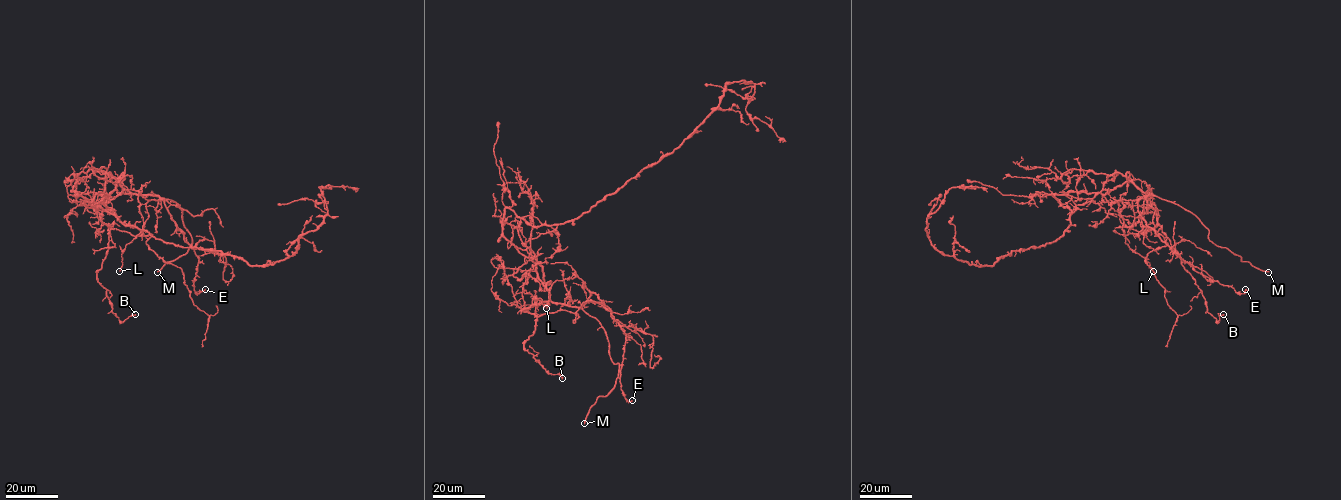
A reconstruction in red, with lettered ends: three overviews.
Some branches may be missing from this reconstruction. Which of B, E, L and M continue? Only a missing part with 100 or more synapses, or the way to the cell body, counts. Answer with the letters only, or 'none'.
M

